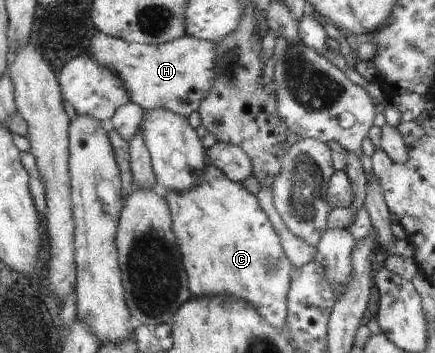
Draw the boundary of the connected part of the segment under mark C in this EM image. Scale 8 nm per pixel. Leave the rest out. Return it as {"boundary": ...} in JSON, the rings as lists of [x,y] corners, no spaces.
{"boundary":[[[207,149],[207,171],[205,179],[187,193],[162,191],[173,215],[173,231],[177,235],[185,269],[189,276],[189,289],[194,298],[231,296],[246,301],[265,321],[282,332],[289,313],[289,294],[294,265],[284,253],[278,231],[260,207],[256,195],[240,182],[228,178],[210,159]]]}

